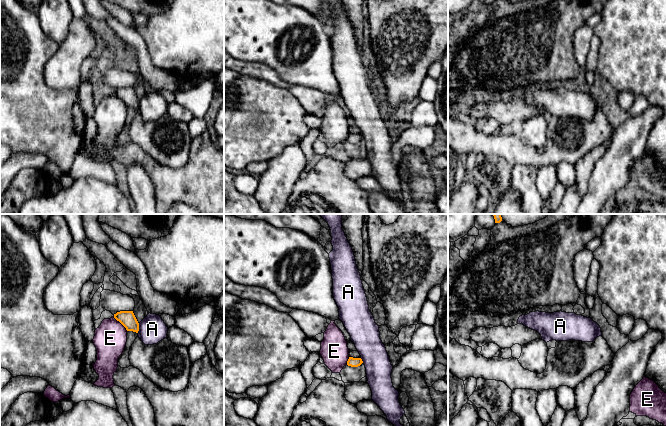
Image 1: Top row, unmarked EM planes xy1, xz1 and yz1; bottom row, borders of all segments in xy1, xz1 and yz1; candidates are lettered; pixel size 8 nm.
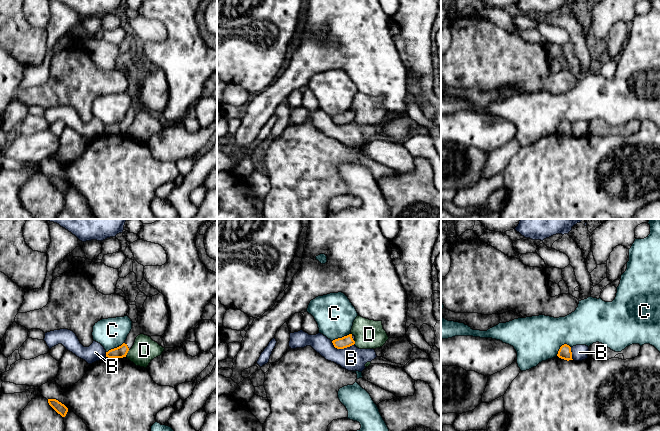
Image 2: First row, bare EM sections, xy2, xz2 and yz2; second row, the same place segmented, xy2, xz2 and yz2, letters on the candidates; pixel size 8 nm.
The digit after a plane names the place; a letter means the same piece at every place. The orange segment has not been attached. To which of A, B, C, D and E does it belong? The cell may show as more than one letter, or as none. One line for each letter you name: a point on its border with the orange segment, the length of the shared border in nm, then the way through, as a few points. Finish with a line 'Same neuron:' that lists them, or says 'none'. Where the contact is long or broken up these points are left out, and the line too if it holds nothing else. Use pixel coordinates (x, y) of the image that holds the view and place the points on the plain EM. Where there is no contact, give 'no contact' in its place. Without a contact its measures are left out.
Same neuron: none

